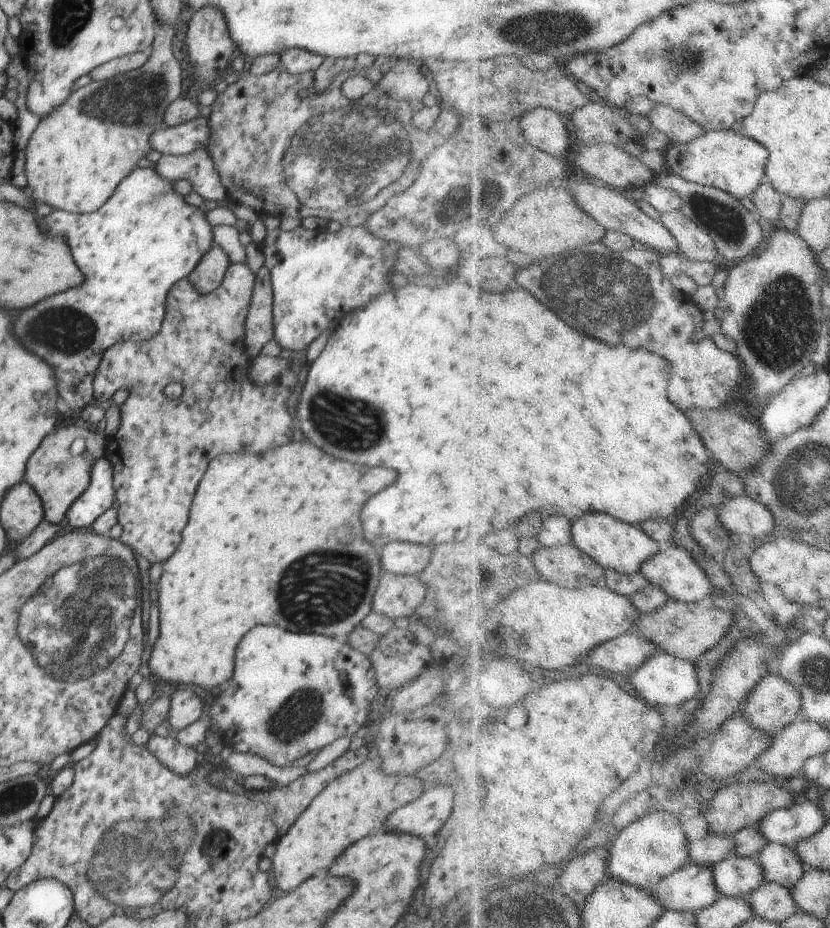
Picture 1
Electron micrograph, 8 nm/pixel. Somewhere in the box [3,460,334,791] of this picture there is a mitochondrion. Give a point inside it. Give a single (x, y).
(78, 615)

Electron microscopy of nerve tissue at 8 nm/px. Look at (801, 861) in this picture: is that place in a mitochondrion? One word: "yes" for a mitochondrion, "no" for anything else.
no

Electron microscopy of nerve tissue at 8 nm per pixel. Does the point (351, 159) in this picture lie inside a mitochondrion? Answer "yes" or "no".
yes

